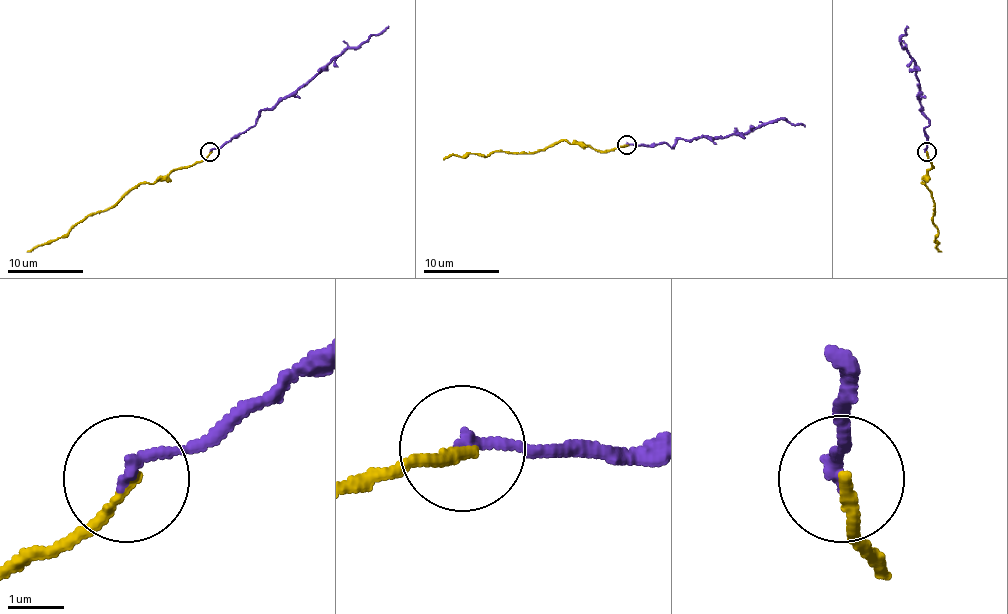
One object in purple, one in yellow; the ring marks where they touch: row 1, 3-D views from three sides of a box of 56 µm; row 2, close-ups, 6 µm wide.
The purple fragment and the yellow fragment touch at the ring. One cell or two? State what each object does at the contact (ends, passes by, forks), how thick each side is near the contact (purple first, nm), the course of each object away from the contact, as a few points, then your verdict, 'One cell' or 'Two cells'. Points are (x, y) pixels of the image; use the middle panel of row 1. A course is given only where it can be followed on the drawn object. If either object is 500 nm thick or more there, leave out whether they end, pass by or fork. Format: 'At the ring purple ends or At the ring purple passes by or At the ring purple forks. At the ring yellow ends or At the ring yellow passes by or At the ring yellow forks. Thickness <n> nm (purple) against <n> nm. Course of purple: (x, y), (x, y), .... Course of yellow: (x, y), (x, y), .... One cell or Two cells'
At the ring purple ends. At the ring yellow ends. Thickness 220 nm (purple) against 180 nm. Course of purple: (626, 145), (666, 143), (671, 147), (679, 139), (747, 134), (764, 122), (781, 119), (804, 126). Course of yellow: (626, 145), (607, 151), (554, 141), (529, 153), (491, 151), (486, 157), (476, 153), (450, 155), (444, 160). One cell

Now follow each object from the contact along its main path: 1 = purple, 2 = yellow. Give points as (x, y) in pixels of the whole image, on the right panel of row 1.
1: (927, 152), (925, 129), (929, 124), (921, 111), (915, 63), (900, 42), (908, 25)
2: (927, 152), (932, 166), (923, 183), (934, 205), (932, 224), (938, 230), (934, 238), (936, 247), (942, 251)

